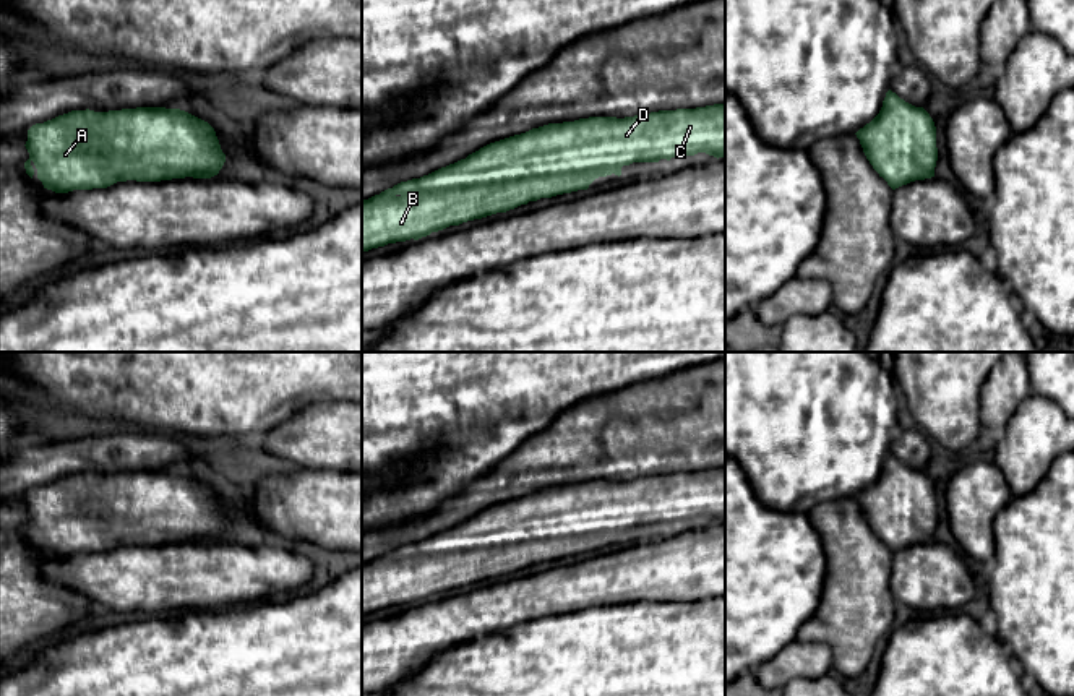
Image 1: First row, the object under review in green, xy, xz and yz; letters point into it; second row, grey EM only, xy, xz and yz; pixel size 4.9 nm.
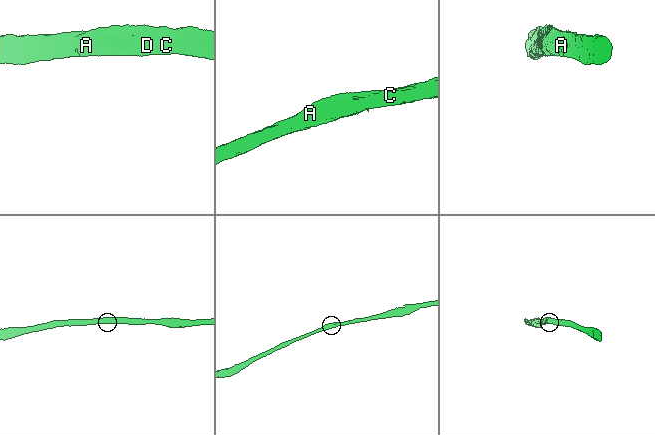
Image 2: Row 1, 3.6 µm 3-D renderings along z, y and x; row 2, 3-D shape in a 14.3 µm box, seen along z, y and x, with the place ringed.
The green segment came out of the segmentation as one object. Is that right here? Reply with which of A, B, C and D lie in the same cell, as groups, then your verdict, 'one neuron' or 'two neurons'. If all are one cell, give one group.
A B C D | one neuron

